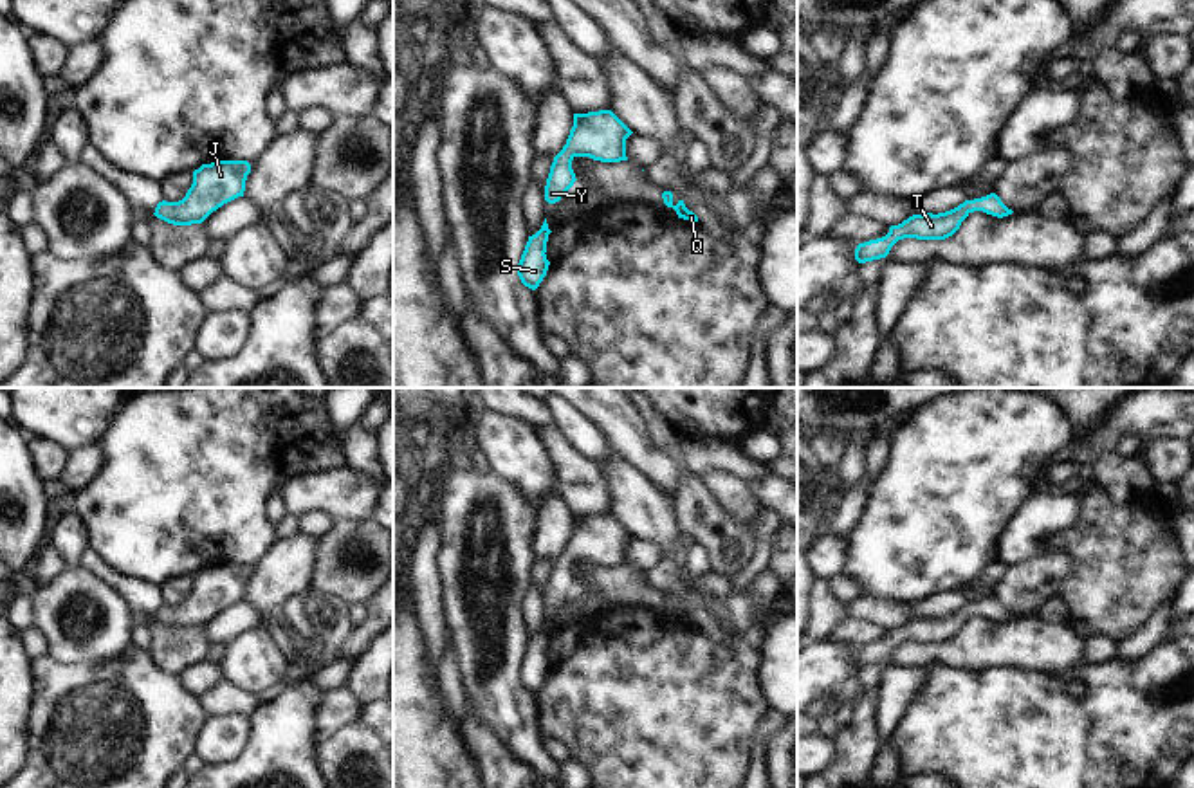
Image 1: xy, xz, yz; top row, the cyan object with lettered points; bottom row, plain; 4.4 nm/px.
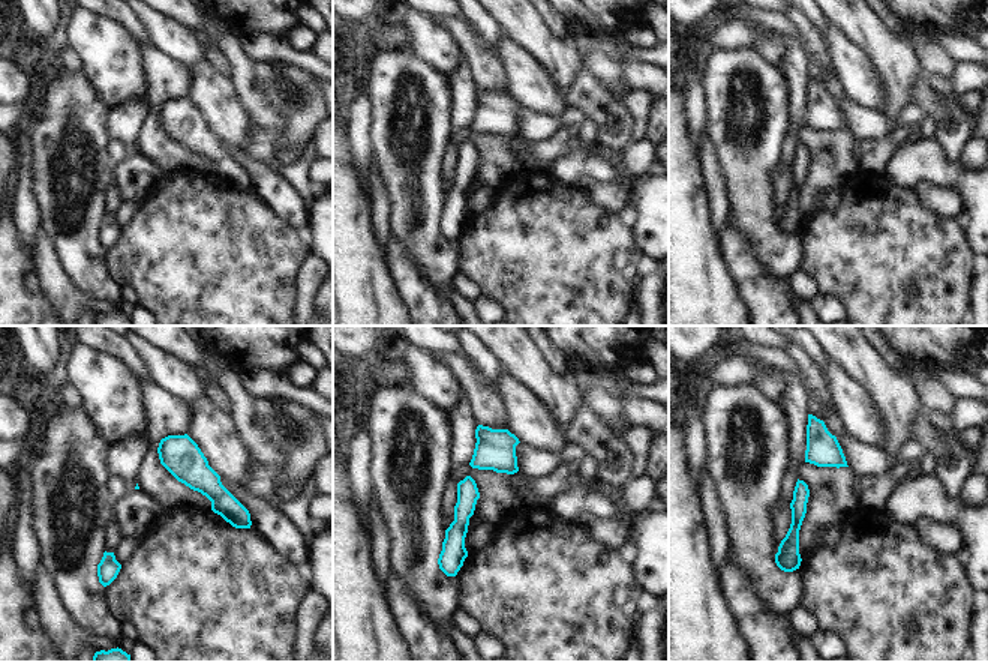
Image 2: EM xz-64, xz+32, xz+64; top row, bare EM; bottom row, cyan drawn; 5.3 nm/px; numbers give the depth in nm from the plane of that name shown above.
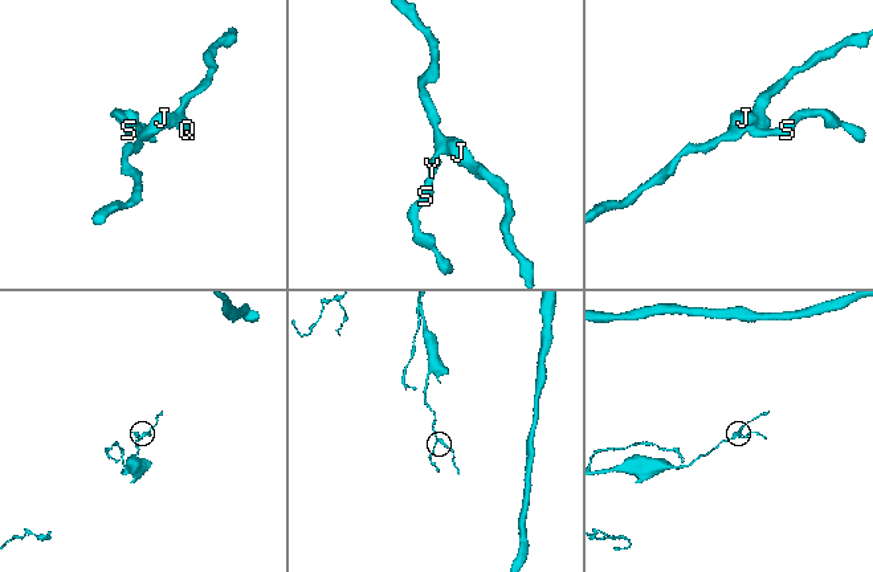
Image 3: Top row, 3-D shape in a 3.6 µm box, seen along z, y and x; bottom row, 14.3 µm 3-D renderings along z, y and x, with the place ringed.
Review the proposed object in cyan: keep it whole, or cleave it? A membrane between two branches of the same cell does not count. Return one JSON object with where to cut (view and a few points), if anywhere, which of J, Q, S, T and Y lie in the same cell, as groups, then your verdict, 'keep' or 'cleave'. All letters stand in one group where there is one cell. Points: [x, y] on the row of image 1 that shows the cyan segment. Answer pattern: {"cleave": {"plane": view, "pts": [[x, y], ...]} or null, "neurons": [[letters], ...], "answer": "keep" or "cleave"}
{"cleave": null, "neurons": [["J", "Q", "S", "T", "Y"]], "answer": "keep"}

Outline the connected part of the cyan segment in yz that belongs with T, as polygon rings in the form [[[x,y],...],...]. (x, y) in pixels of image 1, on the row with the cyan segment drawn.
[[[990,193],[981,198],[965,200],[958,207],[945,213],[913,215],[902,224],[891,225],[886,236],[859,243],[855,249],[855,260],[859,263],[866,263],[886,258],[891,247],[904,238],[945,240],[952,236],[960,229],[961,222],[974,211],[983,211],[997,218],[1014,213],[1001,202],[1001,198],[996,193]]]

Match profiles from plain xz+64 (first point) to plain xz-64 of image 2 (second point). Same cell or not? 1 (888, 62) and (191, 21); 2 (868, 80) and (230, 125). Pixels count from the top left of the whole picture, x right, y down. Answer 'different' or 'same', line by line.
1: same
2: same

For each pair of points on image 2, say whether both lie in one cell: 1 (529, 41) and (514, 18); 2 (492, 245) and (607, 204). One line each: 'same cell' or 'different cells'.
1: same cell
2: different cells

